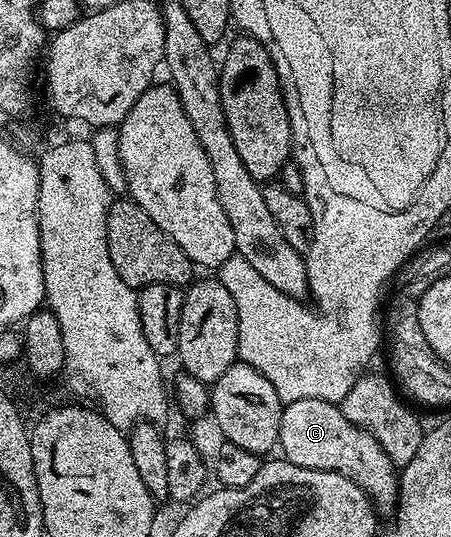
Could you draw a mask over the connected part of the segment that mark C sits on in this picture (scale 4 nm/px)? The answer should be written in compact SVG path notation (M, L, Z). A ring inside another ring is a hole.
M305 398L286 405L279 423L278 445L283 446L282 459L290 464L340 472L363 491L380 513L390 513L396 507L399 498L397 467L377 438L343 416L339 404Z

